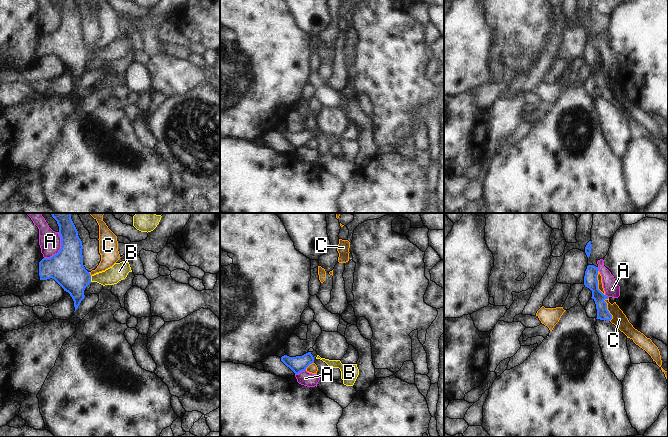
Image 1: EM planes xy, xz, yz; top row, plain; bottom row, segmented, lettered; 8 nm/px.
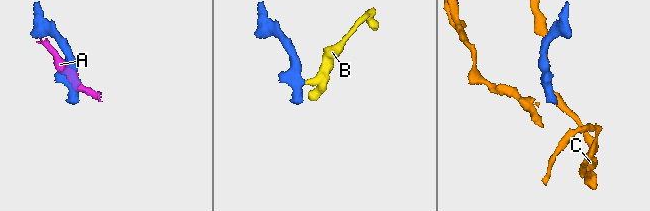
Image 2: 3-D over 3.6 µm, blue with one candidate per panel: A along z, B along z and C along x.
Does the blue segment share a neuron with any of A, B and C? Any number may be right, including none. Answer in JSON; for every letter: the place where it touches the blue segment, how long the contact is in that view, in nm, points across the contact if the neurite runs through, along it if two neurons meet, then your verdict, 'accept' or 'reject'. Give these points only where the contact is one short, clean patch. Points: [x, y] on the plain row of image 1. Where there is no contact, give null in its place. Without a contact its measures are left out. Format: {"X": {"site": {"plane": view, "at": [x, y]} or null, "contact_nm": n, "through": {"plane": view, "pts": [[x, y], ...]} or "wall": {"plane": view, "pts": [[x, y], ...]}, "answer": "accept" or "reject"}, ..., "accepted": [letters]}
{"A": {"site": {"plane": "xy", "at": [60, 25]}, "contact_nm": 240, "answer": "reject"}, "B": {"site": {"plane": "xy", "at": [90, 55]}, "contact_nm": 50, "through": {"plane": "xy", "pts": [[66, 43], [77, 54], [90, 55], [109, 53], [119, 47]]}, "answer": "accept"}, "C": {"site": {"plane": "yz", "at": [606, 84]}, "contact_nm": 190, "wall": {"plane": "yz", "pts": [[608, 73], [604, 77], [606, 85], [611, 91], [610, 96]]}, "answer": "reject"}, "accepted": ["B"]}

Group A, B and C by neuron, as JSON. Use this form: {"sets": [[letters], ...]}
{"sets": [["A"], ["B"], ["C"]]}

